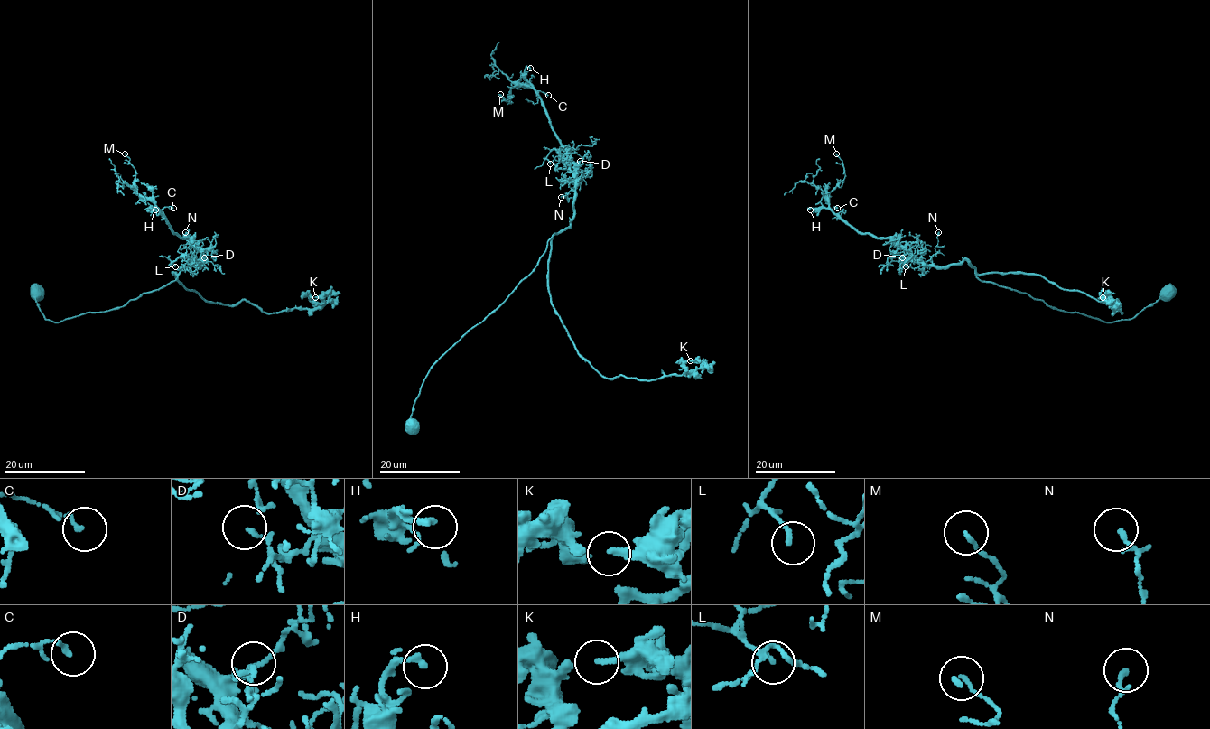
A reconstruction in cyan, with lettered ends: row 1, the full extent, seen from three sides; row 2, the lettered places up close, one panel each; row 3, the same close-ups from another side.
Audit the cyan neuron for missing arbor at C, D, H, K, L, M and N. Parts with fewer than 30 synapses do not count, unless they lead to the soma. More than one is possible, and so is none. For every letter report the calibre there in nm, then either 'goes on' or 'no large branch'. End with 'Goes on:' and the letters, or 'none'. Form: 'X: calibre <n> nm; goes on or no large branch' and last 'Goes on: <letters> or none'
C: calibre 170 nm; no large branch
D: calibre 180 nm; no large branch
H: calibre 140 nm; no large branch
K: calibre 150 nm; no large branch
L: calibre 100 nm; no large branch
M: calibre 120 nm; no large branch
N: calibre 130 nm; no large branch
Goes on: none

